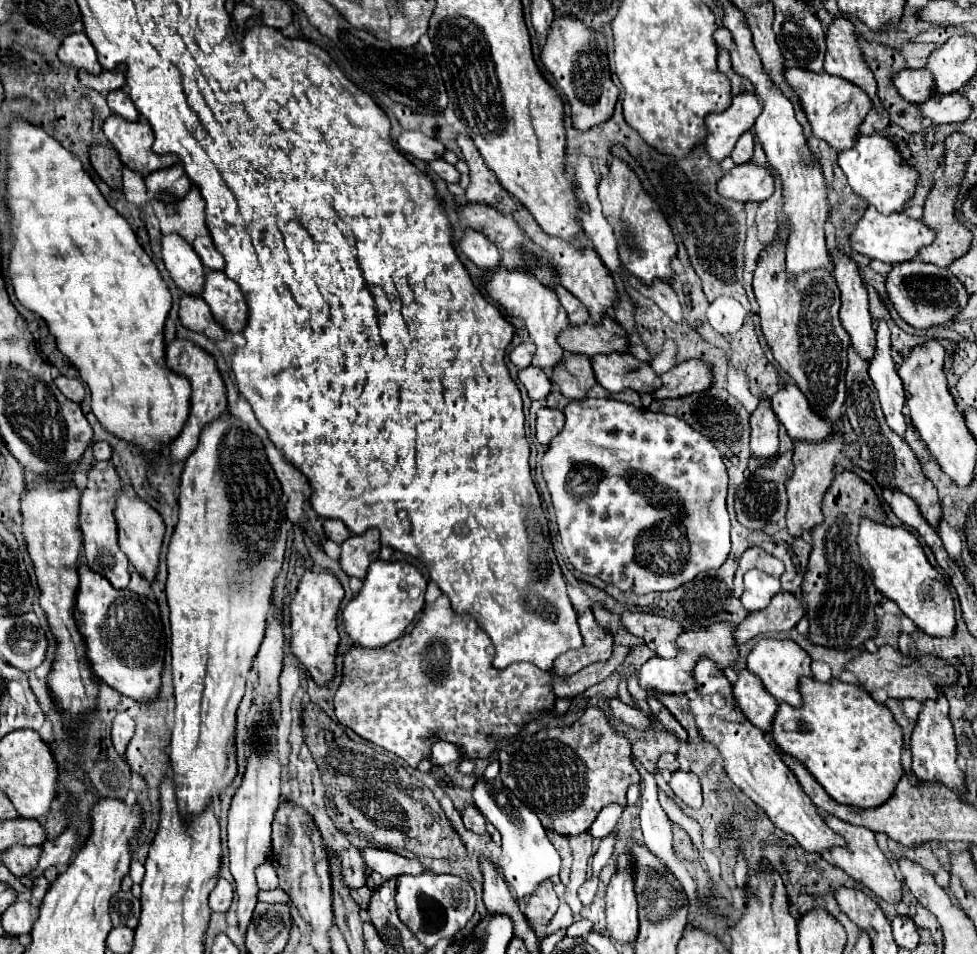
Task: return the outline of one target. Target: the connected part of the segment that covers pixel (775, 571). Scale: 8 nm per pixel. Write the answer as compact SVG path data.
M749 548L743 552L741 560L739 560L739 568L735 572L735 582L733 582L733 594L735 598L741 598L741 592L743 592L743 574L751 568L757 568L757 570L763 570L765 574L769 576L775 576L779 578L783 574L783 562L777 560L775 556L767 554L763 548Z

